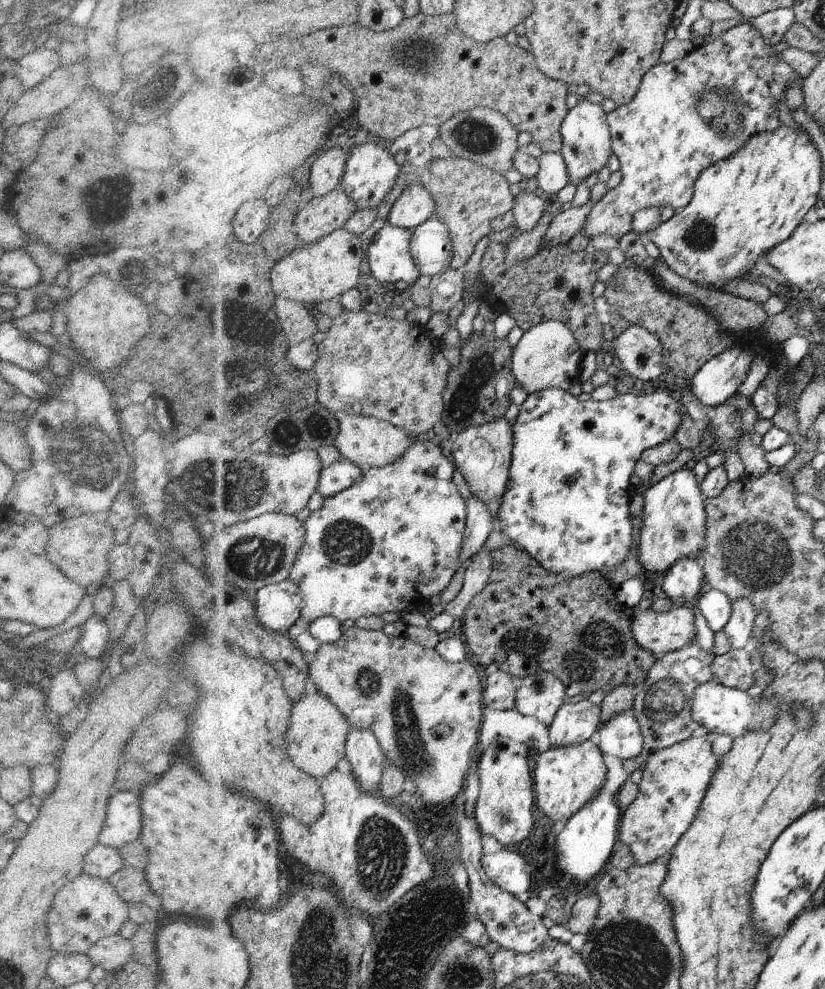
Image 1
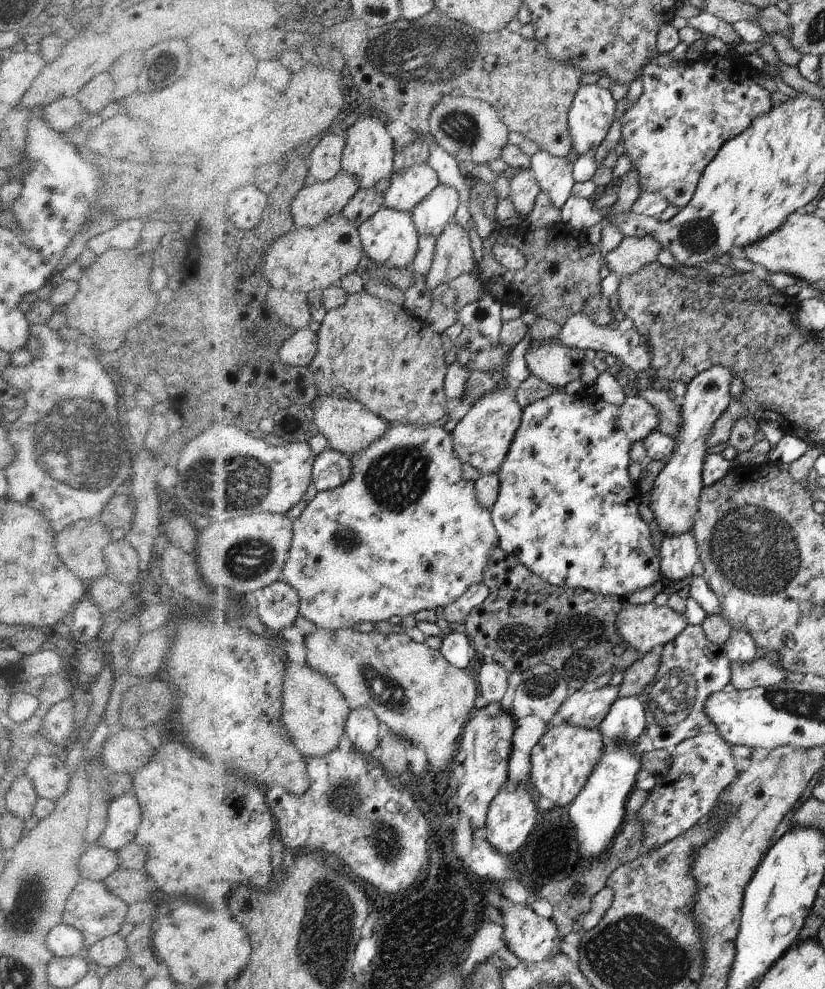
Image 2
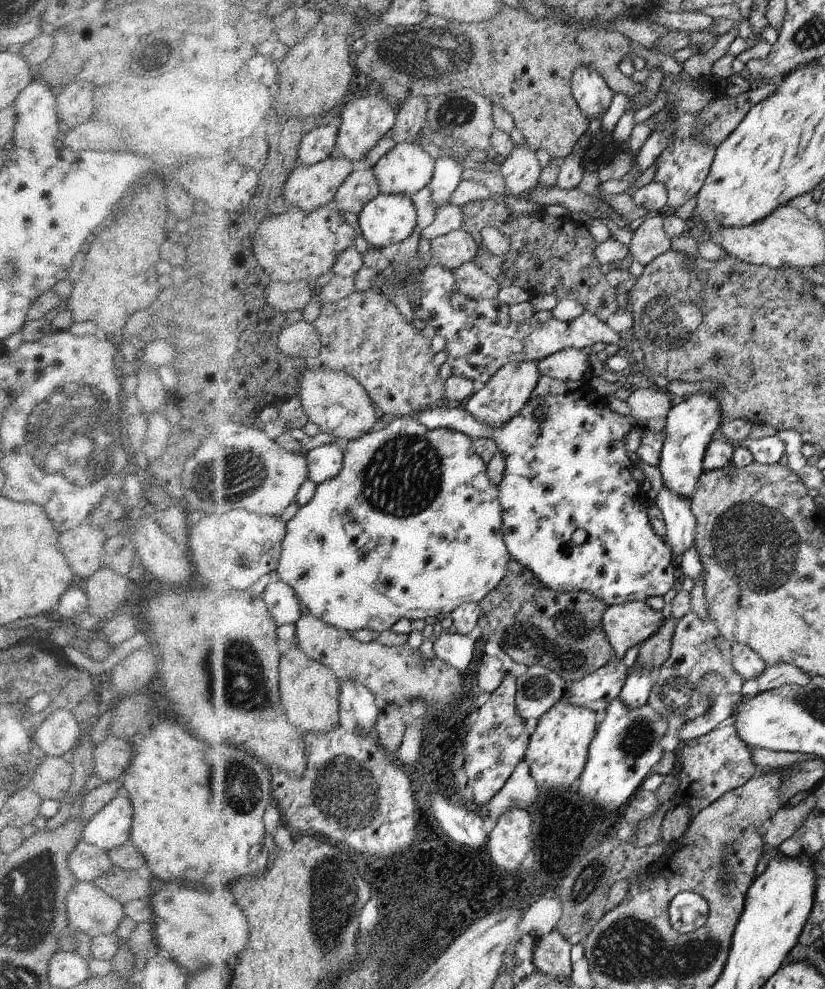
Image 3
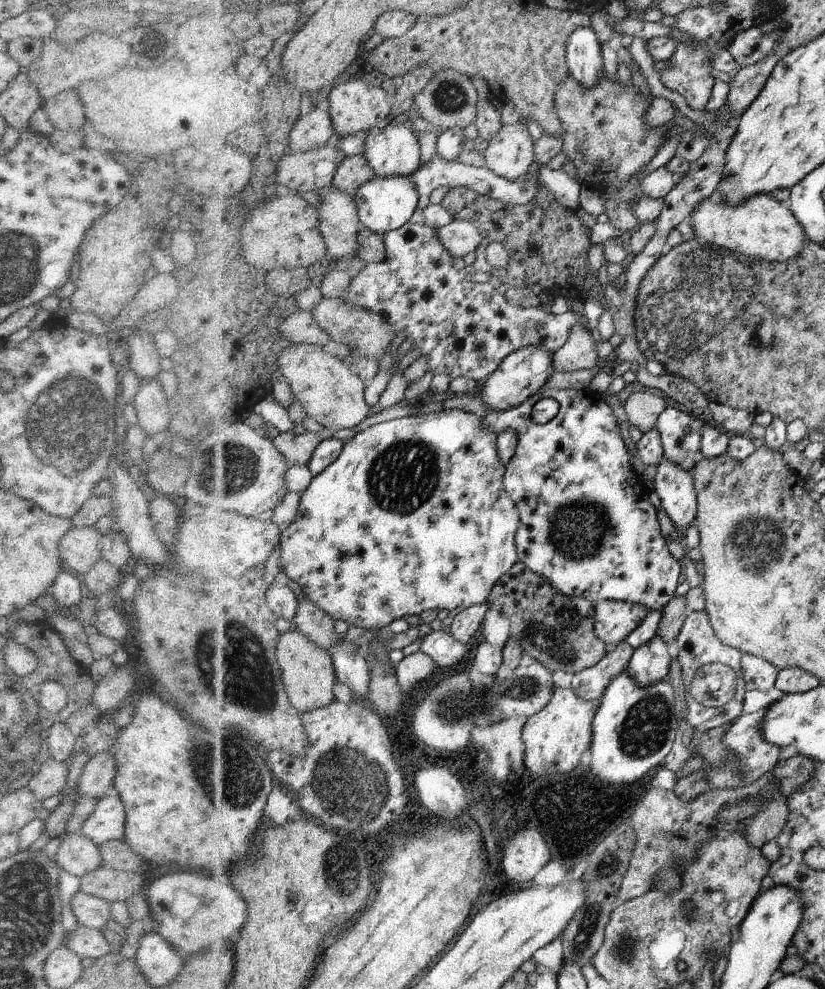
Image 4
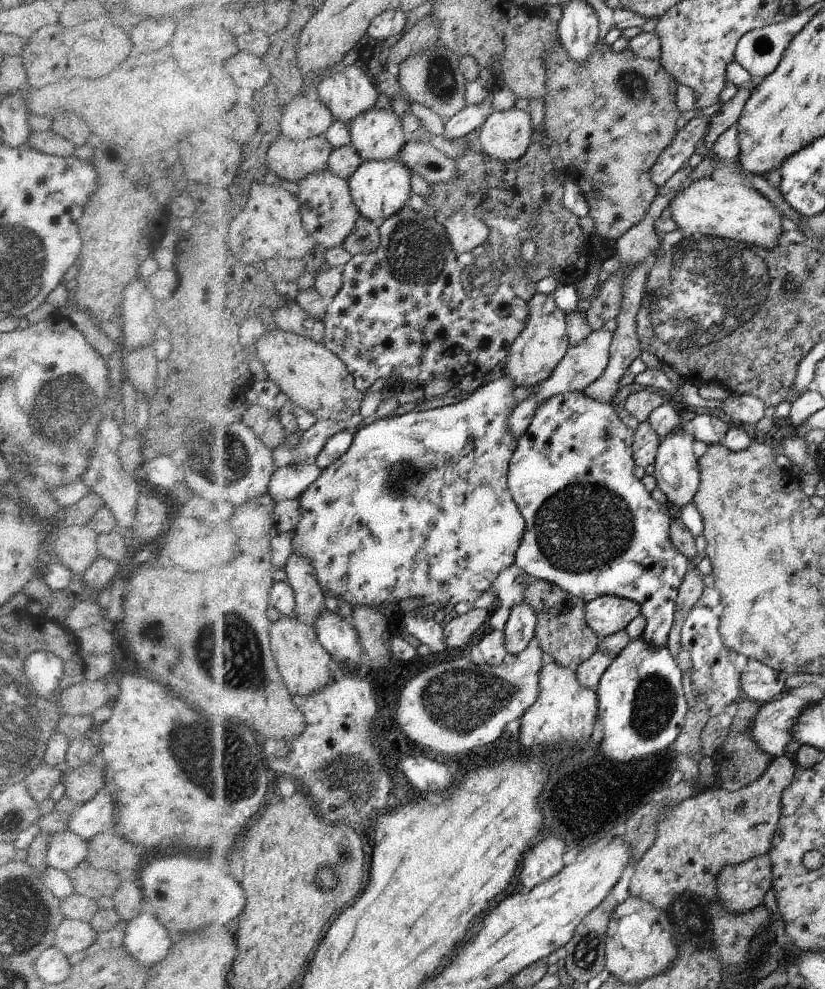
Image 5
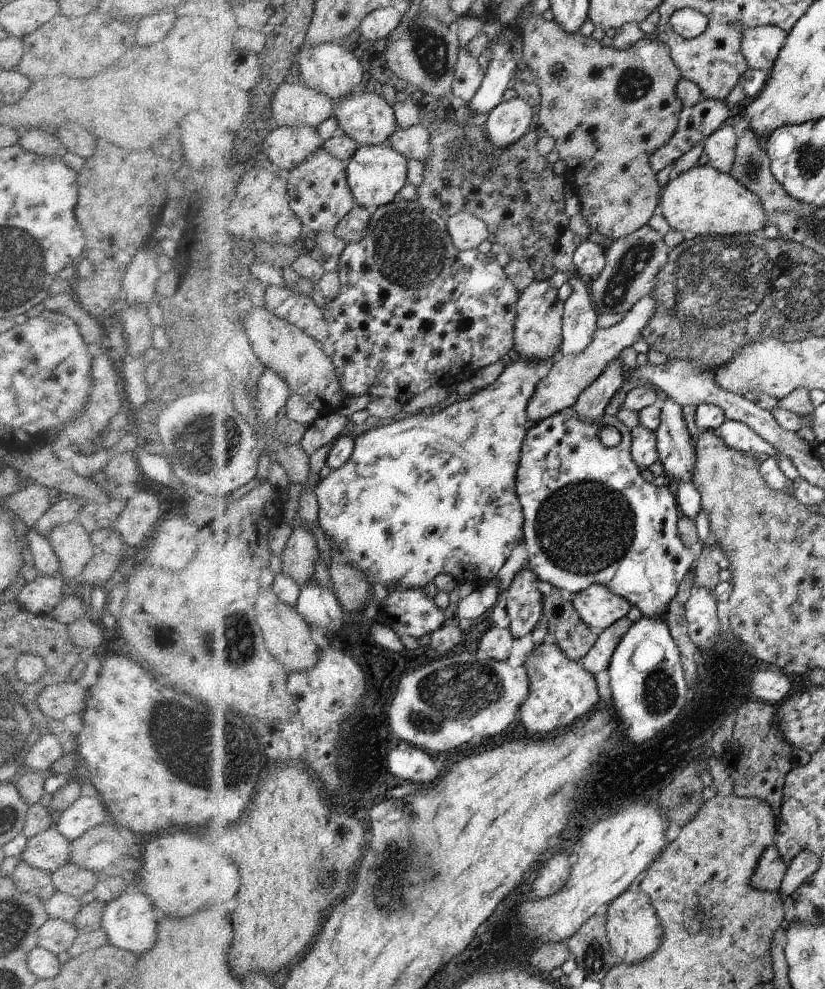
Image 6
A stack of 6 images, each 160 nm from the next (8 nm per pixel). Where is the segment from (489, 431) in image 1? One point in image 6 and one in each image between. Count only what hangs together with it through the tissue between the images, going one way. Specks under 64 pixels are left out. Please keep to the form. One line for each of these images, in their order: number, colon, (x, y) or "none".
2: (484, 436)
3: (499, 401)
4: (525, 373)
5: (544, 343)
6: (540, 314)

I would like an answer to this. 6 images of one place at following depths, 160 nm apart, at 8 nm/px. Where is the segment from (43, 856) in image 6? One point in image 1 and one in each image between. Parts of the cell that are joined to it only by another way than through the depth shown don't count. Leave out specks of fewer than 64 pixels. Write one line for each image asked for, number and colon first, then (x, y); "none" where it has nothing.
1: (101, 862)
2: (97, 863)
3: (87, 862)
4: (78, 855)
5: (66, 850)

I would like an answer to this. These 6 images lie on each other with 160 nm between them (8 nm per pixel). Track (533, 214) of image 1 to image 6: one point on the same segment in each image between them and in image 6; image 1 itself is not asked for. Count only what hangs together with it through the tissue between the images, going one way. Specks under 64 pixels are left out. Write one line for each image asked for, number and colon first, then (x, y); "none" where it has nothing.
2: (524, 188)
3: (520, 170)
4: (510, 154)
5: (505, 136)
6: (508, 122)

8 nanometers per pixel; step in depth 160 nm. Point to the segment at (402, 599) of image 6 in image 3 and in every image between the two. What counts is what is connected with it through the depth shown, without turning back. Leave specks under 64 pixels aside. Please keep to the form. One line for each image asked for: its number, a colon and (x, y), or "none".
3: (456, 649)
4: (448, 651)
5: (432, 633)

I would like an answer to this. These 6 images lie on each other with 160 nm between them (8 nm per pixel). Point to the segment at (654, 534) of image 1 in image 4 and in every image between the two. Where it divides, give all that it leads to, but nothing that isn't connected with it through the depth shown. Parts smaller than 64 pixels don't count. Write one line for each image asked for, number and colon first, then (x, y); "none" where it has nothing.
2: (675, 496)
3: (691, 424)
4: (680, 431)

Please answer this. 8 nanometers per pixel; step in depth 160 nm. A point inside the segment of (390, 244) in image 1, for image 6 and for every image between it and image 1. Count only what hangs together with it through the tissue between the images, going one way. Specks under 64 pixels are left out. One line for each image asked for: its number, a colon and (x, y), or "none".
2: (391, 238)
3: (389, 219)
4: (385, 205)
5: (381, 189)
6: (377, 173)

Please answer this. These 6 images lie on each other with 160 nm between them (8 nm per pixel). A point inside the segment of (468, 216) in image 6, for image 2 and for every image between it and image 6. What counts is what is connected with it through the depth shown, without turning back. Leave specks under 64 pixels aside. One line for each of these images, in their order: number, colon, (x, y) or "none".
2: (454, 256)
3: (452, 250)
4: (461, 238)
5: (467, 232)

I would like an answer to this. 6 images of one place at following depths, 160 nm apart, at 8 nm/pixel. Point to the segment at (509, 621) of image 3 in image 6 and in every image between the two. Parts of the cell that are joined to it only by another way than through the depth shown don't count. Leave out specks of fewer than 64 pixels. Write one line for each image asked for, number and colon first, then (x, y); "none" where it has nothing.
4: (557, 630)
5: (562, 631)
6: (575, 638)

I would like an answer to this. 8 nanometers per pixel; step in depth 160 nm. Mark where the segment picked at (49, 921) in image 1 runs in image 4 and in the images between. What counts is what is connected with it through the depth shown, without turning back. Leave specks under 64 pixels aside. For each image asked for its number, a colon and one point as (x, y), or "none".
2: (91, 908)
3: (90, 910)
4: (90, 911)

